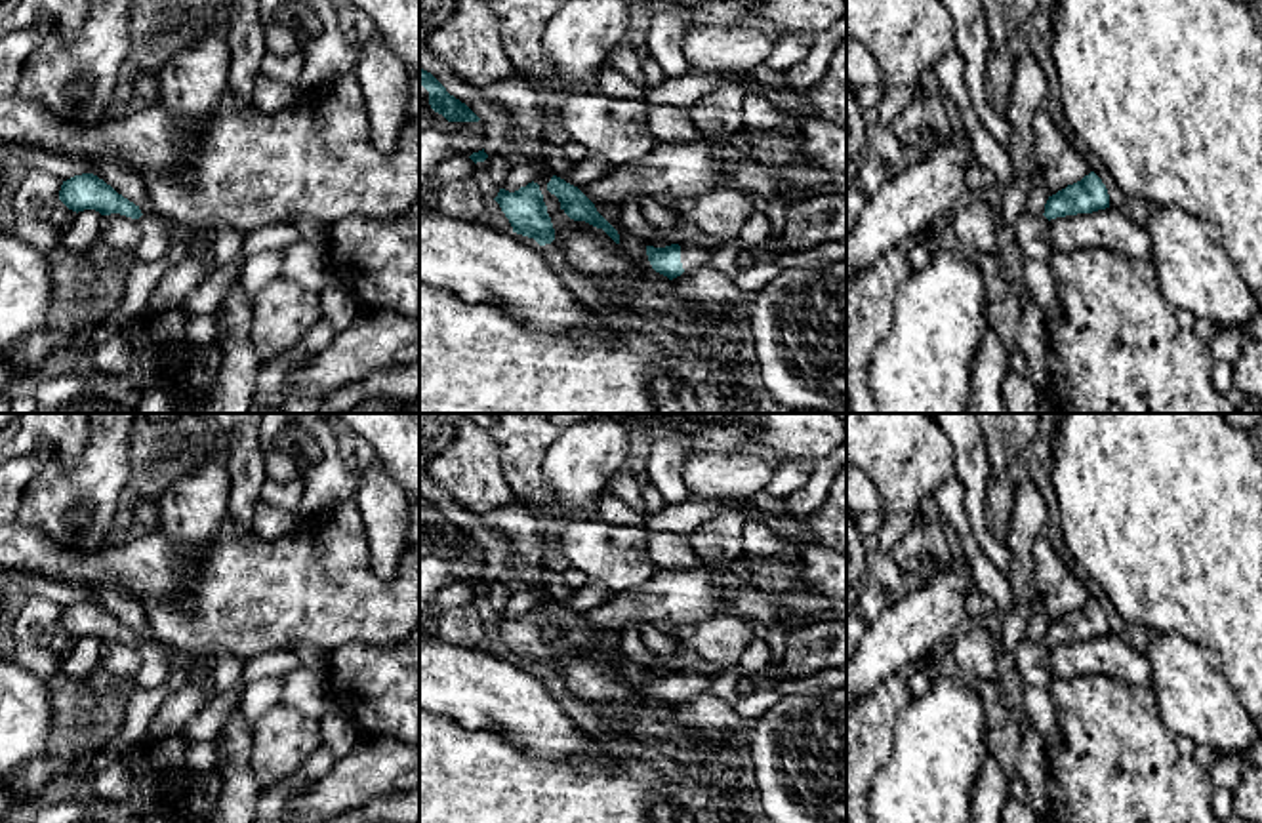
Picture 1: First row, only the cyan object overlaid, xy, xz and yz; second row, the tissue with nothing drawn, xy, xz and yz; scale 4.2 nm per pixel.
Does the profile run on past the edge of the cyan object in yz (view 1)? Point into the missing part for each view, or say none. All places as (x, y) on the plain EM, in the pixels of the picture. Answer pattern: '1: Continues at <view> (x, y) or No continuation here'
1: No continuation here

